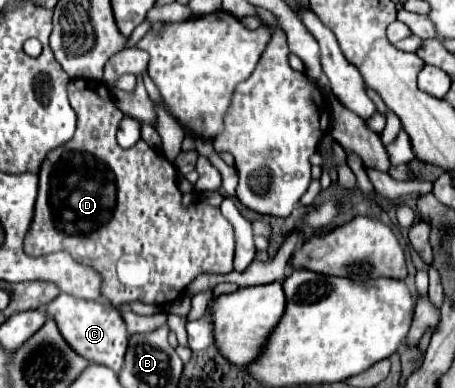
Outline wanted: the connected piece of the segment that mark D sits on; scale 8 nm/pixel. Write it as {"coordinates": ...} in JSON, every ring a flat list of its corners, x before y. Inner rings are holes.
{"coordinates":[[74,78,68,84,70,104,78,116,78,128,70,142,52,150,40,170,38,196,34,206,34,218,26,232,24,252,28,256,42,256,50,252,68,252,76,262,96,270,102,278,102,296,114,306,124,306,134,300,144,304,168,306,172,300,182,296,186,286,204,272,228,274,232,272,234,258,234,228,222,216,220,208,206,202,194,202,184,206,178,190,178,172,158,150,148,146,142,139,132,148,118,148,116,131,123,113,108,96,108,86,98,82,98,90,84,78],[126,256,130,260,144,260,148,276,140,286,124,286,118,278,116,264]]}

